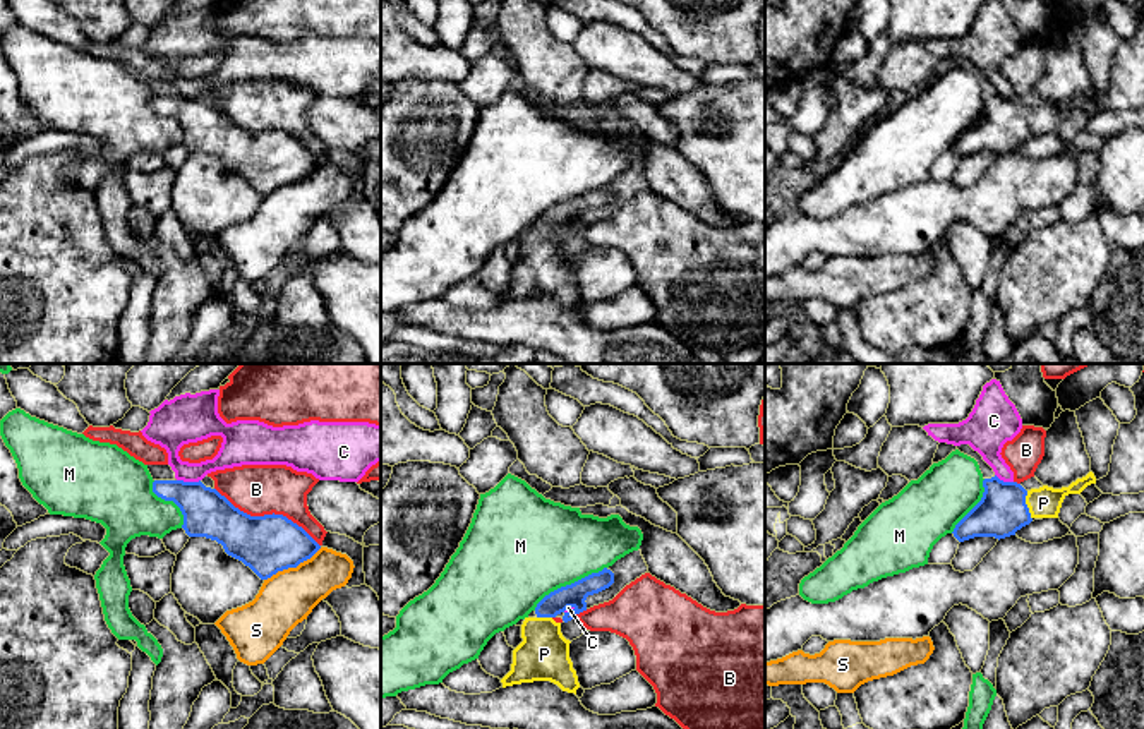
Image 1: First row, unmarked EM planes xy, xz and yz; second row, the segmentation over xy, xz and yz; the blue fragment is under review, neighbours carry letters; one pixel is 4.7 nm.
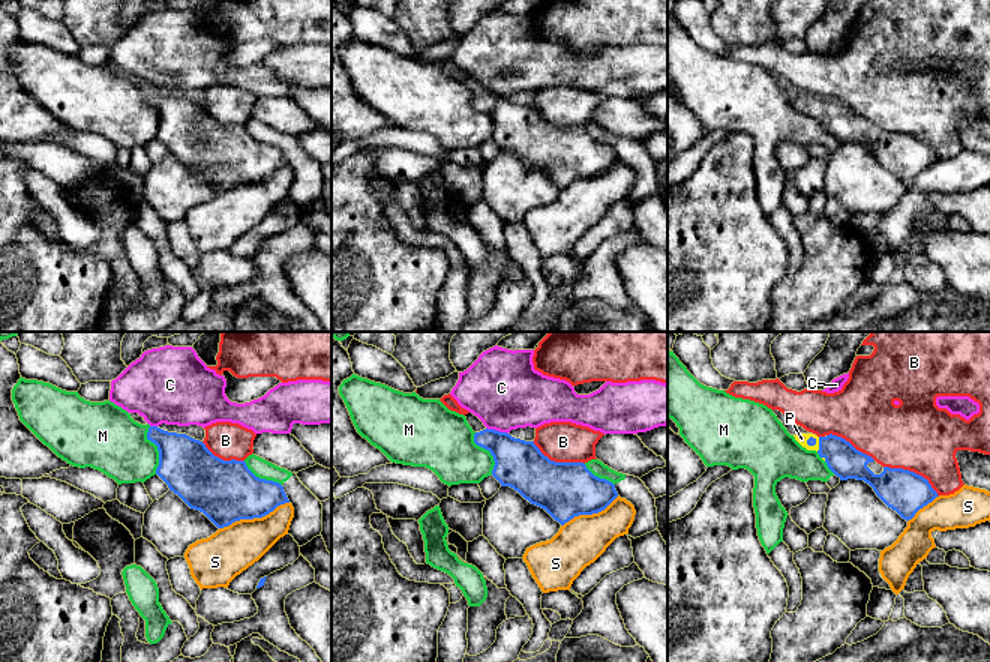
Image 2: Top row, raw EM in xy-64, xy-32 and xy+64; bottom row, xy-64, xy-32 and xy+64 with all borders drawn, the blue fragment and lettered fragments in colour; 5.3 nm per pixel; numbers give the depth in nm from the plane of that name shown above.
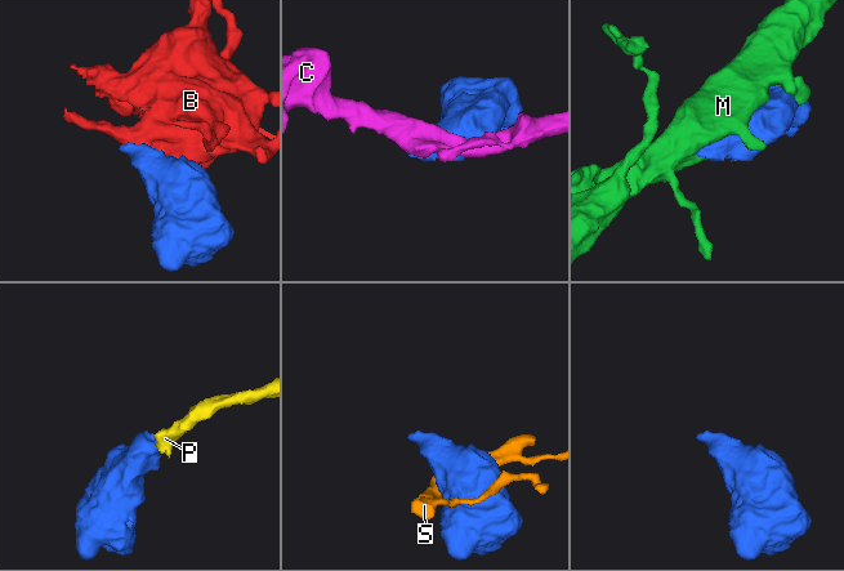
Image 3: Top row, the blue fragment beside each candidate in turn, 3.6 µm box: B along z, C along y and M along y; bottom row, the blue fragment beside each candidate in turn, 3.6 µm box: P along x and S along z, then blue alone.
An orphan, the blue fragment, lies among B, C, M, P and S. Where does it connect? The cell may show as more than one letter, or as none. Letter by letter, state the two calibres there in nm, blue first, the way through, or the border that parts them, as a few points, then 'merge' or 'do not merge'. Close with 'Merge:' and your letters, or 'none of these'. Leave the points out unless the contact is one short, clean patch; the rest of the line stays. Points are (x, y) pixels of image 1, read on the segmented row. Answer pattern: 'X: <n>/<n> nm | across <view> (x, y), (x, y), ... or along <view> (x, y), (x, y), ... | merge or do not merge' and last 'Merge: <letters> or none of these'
B: 280/240 nm | do not merge
C: 220/160 nm | along xy (177, 479), (199, 481) | do not merge
M: 110/460 nm | do not merge
P: 220/140 nm | across yz (1002, 510), (1005, 506), (1026, 505), (1043, 503) | merge
S: 280/260 nm | do not merge
Merge: P

